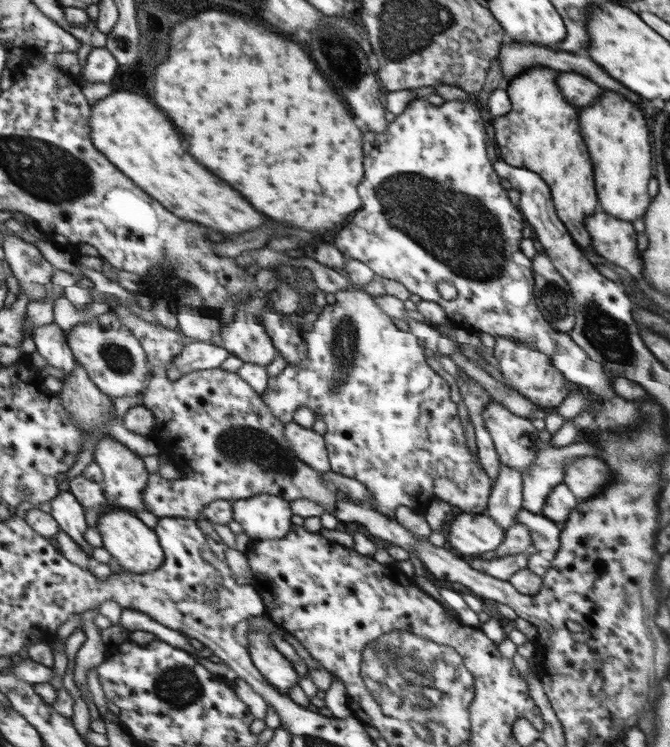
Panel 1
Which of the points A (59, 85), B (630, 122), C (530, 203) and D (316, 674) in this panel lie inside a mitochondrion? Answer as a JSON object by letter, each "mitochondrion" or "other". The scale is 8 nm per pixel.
{"A":"other","B":"other","C":"other","D":"other"}

